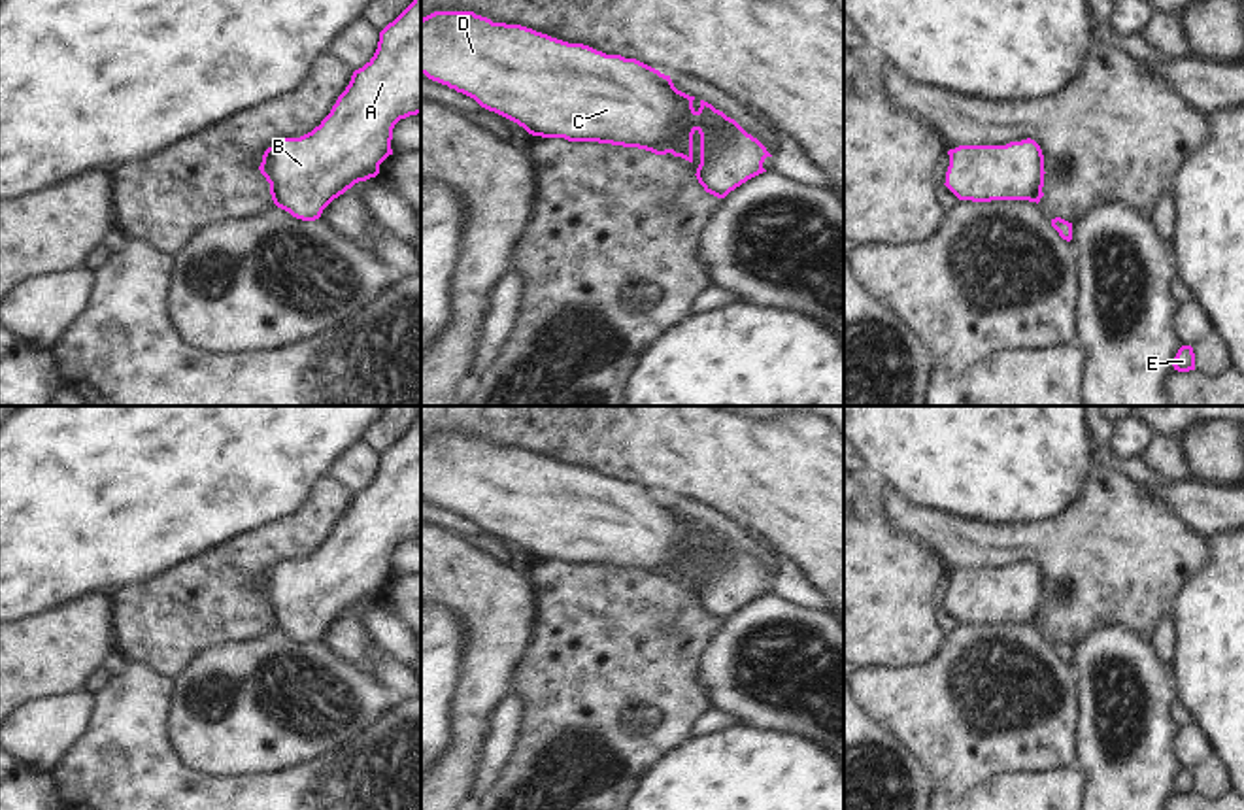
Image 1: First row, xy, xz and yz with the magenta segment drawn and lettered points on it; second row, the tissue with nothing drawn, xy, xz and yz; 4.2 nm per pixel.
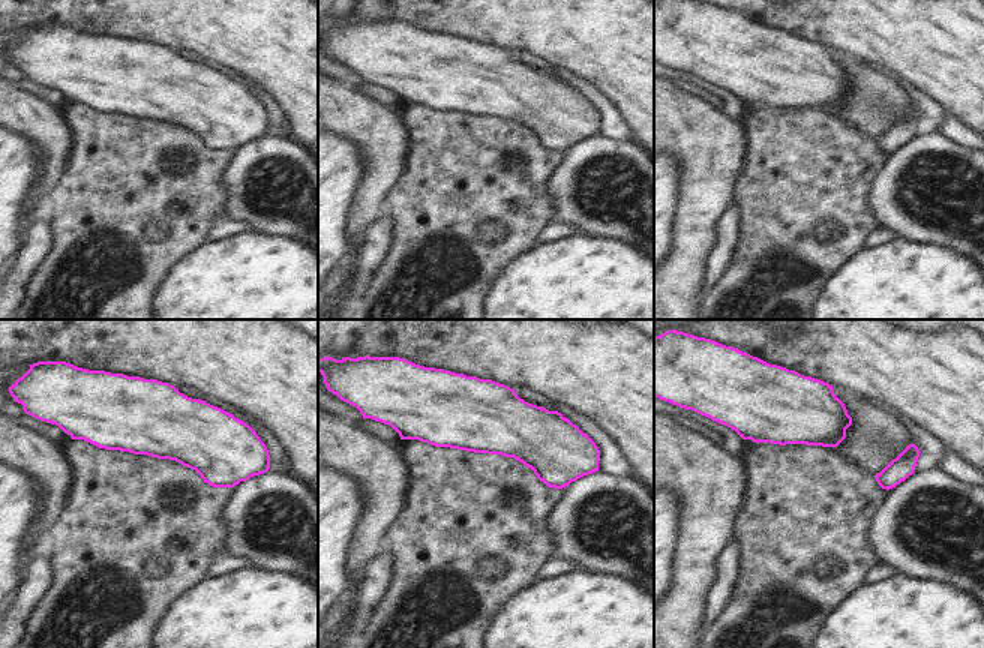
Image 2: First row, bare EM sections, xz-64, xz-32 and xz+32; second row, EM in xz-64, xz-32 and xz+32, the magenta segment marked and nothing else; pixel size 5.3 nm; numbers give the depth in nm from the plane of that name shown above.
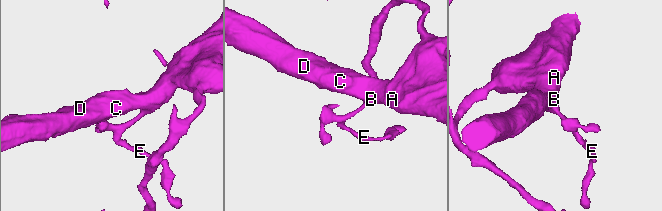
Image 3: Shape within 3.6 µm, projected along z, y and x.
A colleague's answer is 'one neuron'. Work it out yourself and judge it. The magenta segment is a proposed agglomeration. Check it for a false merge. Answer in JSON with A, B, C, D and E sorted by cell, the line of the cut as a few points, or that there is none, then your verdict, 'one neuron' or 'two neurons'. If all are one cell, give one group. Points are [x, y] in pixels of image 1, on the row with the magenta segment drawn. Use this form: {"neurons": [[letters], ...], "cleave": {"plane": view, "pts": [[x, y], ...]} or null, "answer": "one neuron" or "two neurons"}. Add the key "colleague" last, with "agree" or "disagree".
{"neurons": [["A", "B", "C", "D", "E"]], "cleave": null, "answer": "one neuron", "colleague": "agree"}

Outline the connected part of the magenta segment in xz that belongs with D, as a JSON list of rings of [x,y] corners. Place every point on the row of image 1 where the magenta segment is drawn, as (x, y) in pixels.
[[[434,11],[421,19],[421,74],[474,98],[481,108],[517,123],[532,136],[638,147],[655,155],[672,153],[693,162],[693,134],[698,132],[700,164],[695,176],[704,191],[717,198],[725,198],[748,179],[766,172],[763,162],[772,157],[734,119],[704,100],[695,110],[695,96],[678,91],[670,76],[636,59],[606,55],[589,45],[568,43],[521,25],[493,23],[474,11]]]

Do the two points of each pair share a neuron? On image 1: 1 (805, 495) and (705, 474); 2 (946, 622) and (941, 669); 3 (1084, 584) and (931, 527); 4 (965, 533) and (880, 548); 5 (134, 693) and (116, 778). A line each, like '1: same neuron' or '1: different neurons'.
1: same neuron
2: different neurons
3: same neuron
4: different neurons
5: same neuron

